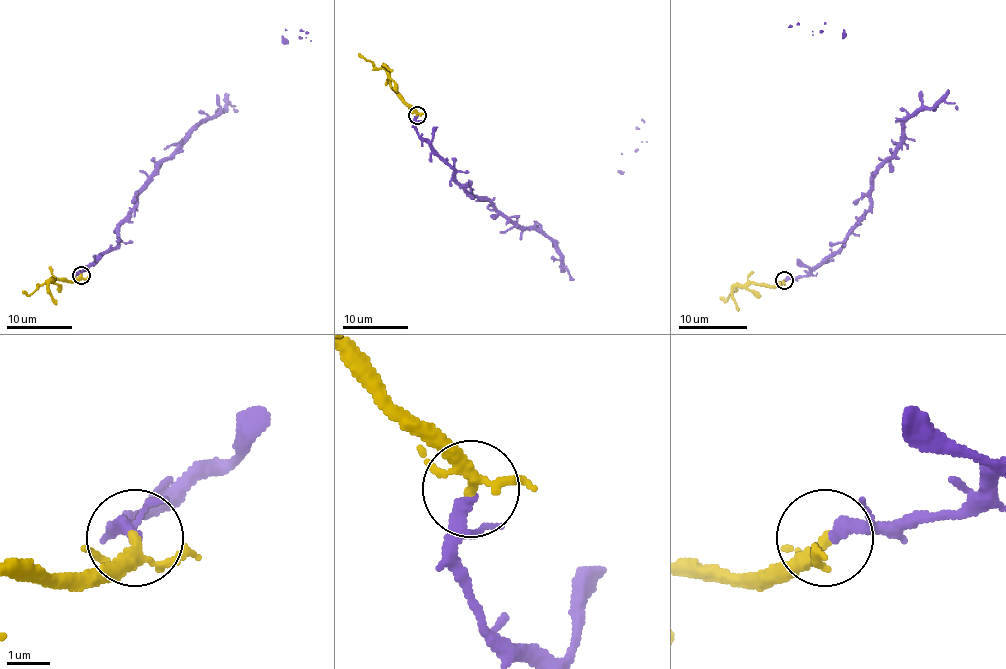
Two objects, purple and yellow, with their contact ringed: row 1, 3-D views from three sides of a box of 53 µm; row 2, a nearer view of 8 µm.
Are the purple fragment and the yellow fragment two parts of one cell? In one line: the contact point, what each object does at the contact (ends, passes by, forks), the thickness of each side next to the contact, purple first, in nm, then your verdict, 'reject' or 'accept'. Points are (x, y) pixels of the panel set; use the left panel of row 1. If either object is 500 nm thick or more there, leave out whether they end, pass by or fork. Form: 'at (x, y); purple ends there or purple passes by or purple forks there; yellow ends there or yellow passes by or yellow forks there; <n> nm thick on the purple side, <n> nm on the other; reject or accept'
at (81, 275); purple passes by; yellow forks there; 220 nm thick on the purple side, 200 nm on the other; accept

